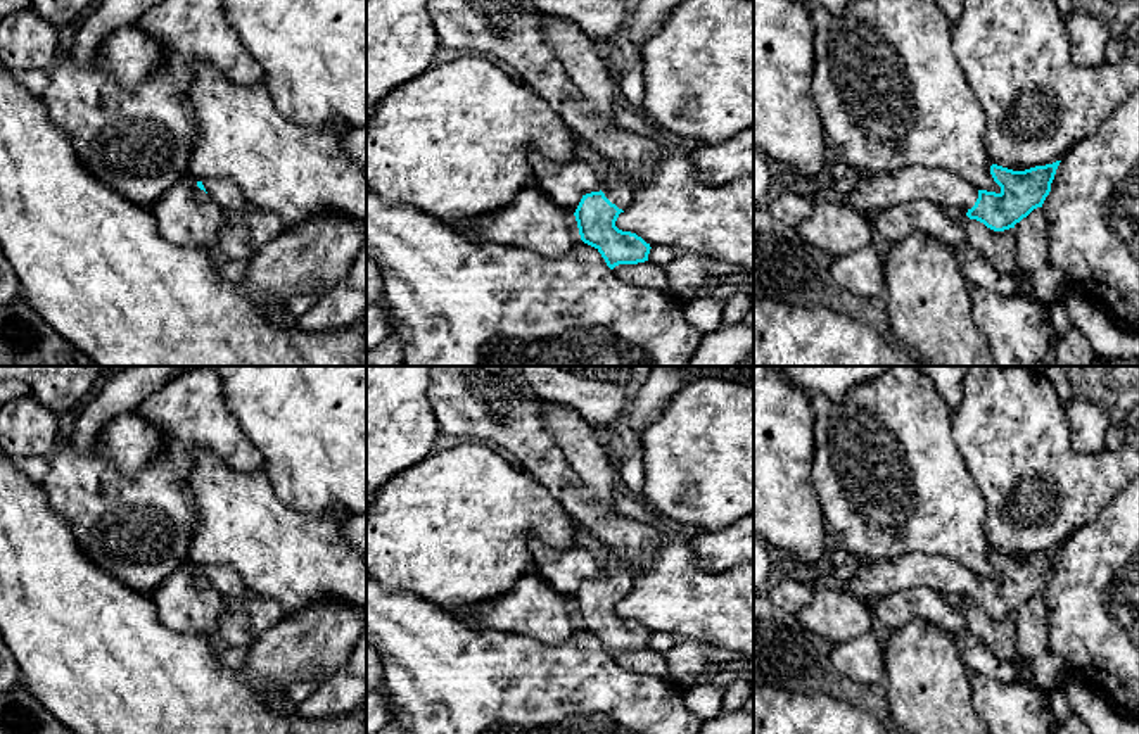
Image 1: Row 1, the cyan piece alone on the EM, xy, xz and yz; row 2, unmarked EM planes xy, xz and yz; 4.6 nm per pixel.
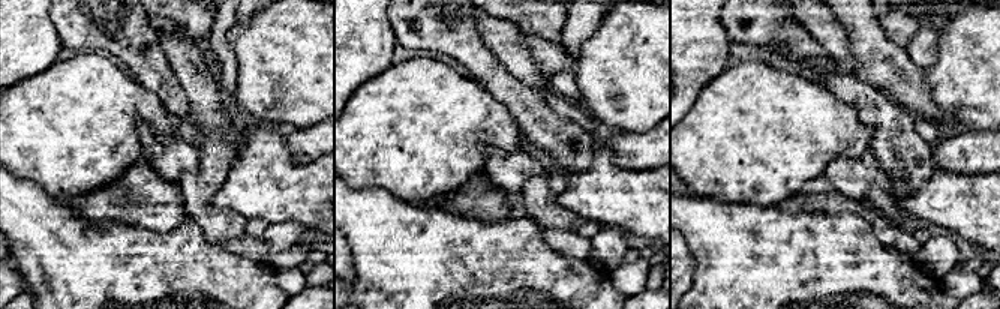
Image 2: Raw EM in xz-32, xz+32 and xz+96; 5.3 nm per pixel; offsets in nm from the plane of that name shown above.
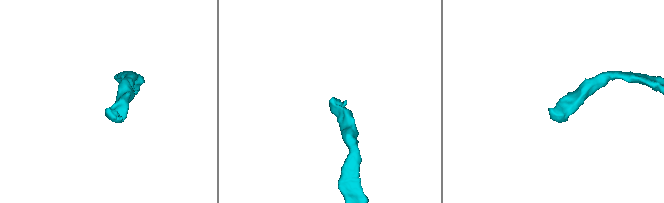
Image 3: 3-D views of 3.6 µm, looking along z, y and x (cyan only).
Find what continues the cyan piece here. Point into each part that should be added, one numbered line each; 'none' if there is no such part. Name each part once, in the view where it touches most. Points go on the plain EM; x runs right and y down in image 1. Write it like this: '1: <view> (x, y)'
1: yz (873, 579)

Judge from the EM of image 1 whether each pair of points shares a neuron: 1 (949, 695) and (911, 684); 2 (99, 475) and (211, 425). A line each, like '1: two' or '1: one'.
1: one
2: one

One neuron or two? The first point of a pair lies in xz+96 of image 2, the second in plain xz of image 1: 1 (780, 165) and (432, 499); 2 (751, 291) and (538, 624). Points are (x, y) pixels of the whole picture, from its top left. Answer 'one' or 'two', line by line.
1: one
2: two

